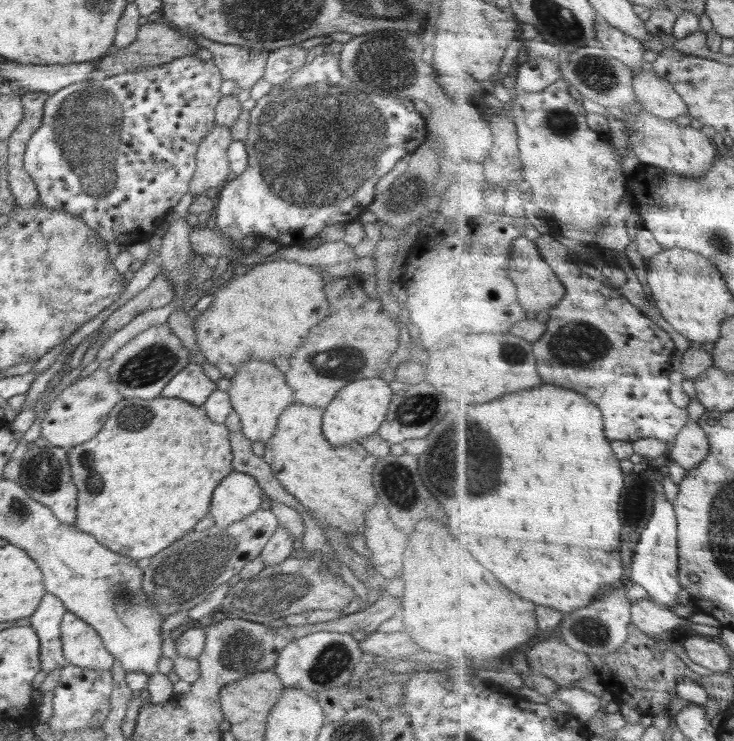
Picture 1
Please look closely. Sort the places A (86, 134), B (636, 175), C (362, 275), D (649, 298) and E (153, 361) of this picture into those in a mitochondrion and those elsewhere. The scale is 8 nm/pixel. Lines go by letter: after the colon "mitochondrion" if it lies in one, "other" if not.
A: mitochondrion
B: other
C: other
D: other
E: mitochondrion

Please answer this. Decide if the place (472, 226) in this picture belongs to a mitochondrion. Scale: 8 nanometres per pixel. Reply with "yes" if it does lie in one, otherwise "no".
no

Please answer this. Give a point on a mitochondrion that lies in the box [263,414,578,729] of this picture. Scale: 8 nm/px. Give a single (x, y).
(476, 475)

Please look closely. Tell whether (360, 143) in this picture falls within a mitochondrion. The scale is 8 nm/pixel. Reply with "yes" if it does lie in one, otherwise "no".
yes

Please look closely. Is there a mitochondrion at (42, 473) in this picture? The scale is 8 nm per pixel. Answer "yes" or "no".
yes

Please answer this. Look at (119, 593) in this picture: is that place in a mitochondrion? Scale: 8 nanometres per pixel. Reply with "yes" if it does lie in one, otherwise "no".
yes

